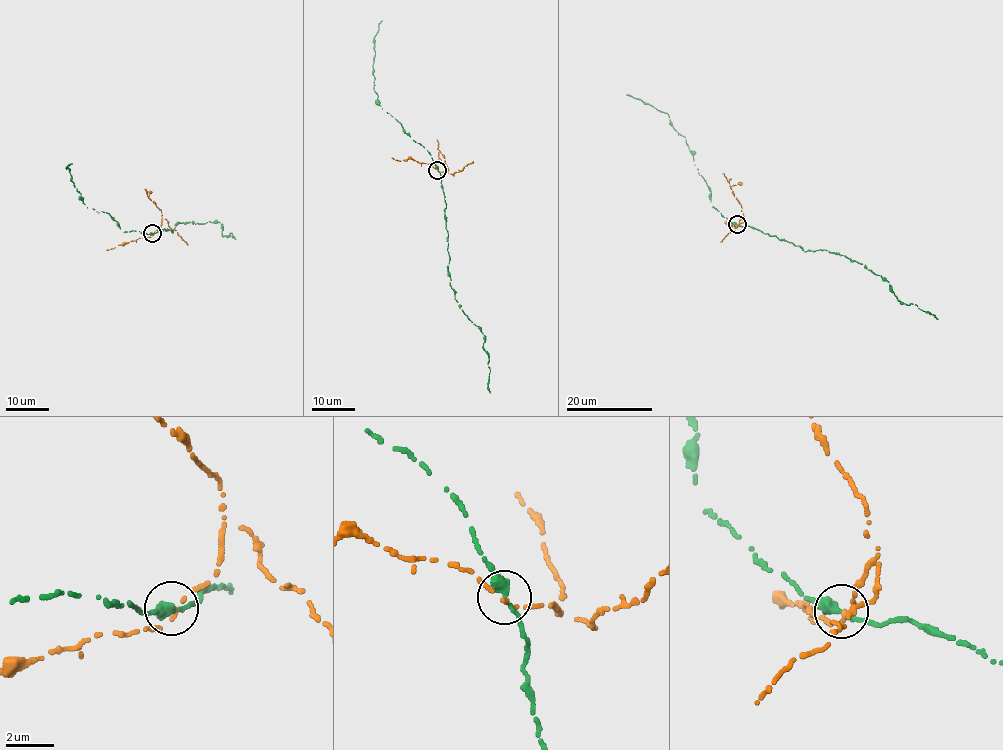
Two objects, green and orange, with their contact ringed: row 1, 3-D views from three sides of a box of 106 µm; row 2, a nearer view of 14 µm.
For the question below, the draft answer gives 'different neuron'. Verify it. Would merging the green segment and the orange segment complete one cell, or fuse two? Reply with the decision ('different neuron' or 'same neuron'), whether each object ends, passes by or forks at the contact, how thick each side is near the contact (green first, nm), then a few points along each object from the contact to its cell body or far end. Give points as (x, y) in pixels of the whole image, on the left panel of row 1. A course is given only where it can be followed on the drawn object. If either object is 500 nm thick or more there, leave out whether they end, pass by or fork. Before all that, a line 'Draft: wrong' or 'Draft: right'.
Draft: right
different neuron; green passes by; orange passes by; calibres 320 and 130 nm; course green (153, 233), (164, 228), (173, 233), (177, 222), (216, 220), (222, 224), (223, 236), (231, 232), (235, 239); course orange (153, 233), (160, 228), (161, 209), (145, 189)

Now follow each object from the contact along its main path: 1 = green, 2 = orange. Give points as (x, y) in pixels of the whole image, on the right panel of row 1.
1: (737, 225), (776, 235), (804, 251), (825, 249), (865, 264), (886, 278), (898, 300), (916, 304), (938, 319)
2: (737, 225), (743, 214), (741, 205), (723, 173)

